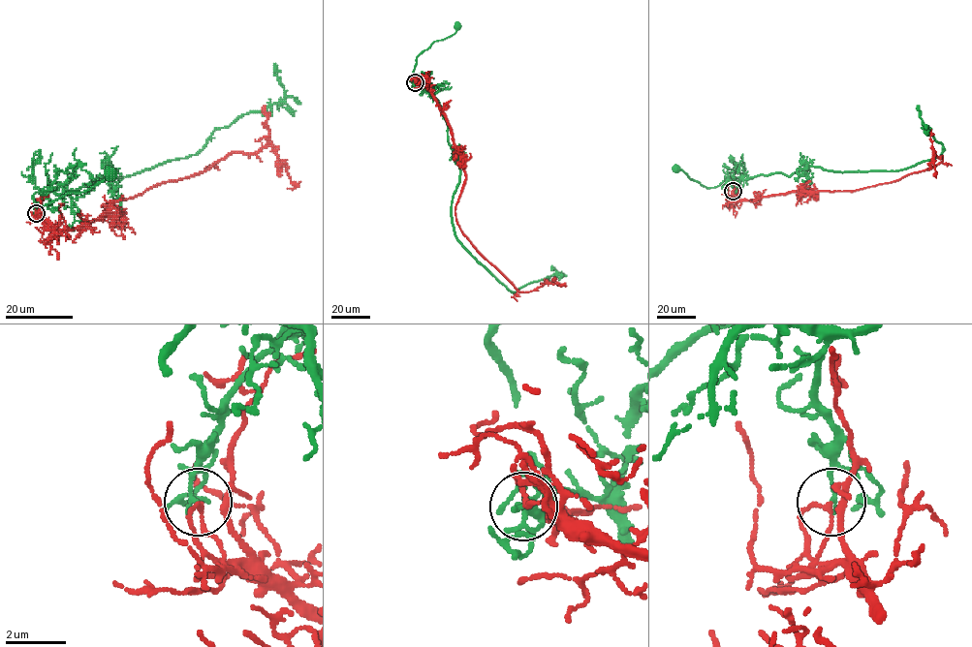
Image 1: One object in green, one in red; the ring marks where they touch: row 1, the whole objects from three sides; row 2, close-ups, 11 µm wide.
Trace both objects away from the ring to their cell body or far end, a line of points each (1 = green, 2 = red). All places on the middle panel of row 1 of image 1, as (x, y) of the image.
1: (415, 83), (419, 82), (421, 86), (413, 73), (416, 58), (433, 42), (450, 37), (457, 25)
2: (415, 83), (430, 91), (461, 160), (465, 181), (455, 211), (462, 232), (519, 292), (558, 286)

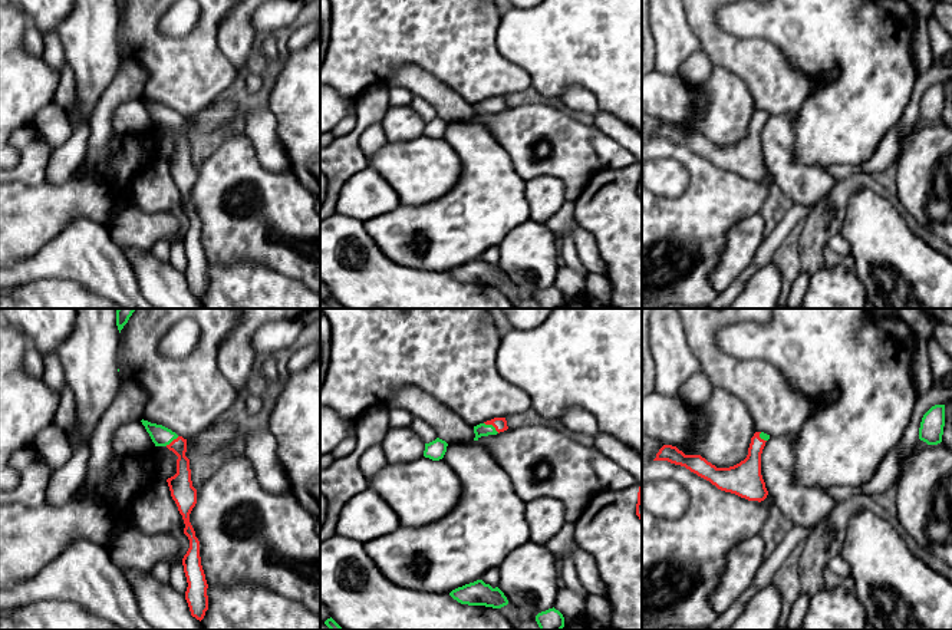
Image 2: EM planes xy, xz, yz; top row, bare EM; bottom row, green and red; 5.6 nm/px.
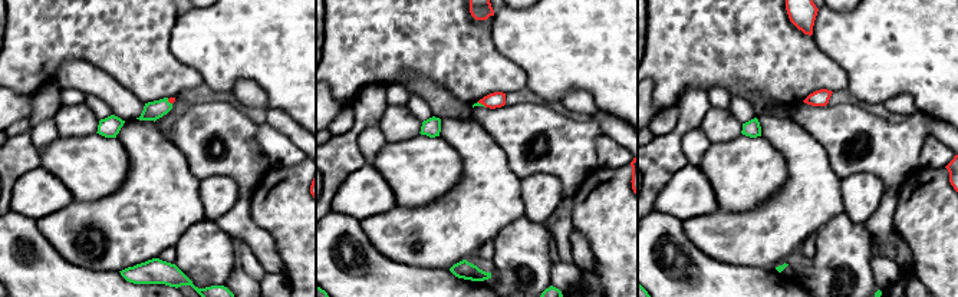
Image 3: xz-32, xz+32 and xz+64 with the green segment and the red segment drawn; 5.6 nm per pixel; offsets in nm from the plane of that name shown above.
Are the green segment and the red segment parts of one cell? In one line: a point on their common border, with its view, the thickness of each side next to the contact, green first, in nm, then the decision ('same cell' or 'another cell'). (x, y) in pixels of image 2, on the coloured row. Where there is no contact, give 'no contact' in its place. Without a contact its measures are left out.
contact xz (491, 425); calibres 70 and 80 nm; another cell

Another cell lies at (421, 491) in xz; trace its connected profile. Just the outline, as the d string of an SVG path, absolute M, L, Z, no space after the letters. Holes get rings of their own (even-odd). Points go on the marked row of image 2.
M422 456L388 462L369 479L370 488L389 504L406 528L444 518L458 504L461 494L461 482L444 459Z

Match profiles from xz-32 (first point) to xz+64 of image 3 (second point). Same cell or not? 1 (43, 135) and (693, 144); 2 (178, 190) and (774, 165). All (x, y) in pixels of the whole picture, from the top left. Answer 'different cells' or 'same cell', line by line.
1: same cell
2: different cells

